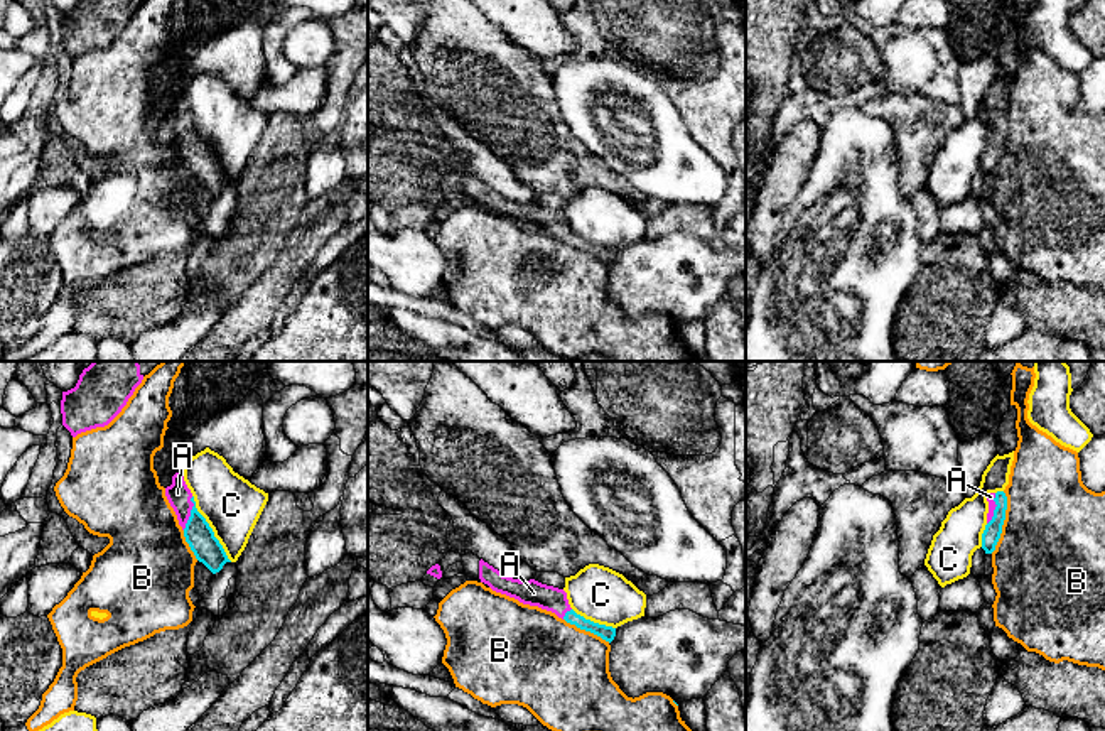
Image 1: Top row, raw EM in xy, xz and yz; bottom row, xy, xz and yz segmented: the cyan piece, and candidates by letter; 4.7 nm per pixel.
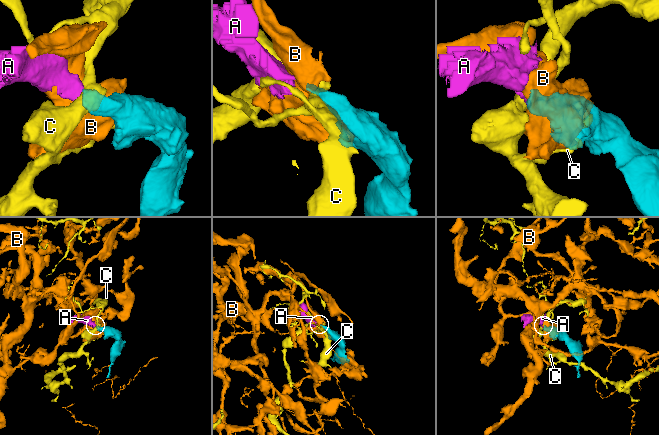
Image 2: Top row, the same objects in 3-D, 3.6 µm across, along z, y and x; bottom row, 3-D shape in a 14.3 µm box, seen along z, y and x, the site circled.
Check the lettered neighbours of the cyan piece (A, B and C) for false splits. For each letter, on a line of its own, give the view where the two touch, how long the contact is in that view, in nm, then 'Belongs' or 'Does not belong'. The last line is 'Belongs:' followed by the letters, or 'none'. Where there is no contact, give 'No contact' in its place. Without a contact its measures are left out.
A: Touches cyan in xy. Shared border 170 nm. Belongs
B: Touches cyan in yz. Shared border 300 nm. Does not belong
C: Touches cyan in xy. Shared border 380 nm. Does not belong
Belongs: A

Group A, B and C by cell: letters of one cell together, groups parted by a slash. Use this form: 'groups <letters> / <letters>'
groups A / B / C

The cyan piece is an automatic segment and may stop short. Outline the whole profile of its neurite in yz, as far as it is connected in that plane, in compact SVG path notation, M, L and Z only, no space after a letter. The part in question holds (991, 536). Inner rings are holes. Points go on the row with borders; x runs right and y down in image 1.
M1004 491L989 493L989 513L987 513L987 525L982 533L982 549L985 554L992 554L1002 533L1002 525L1005 520L1007 510L1007 496Z

